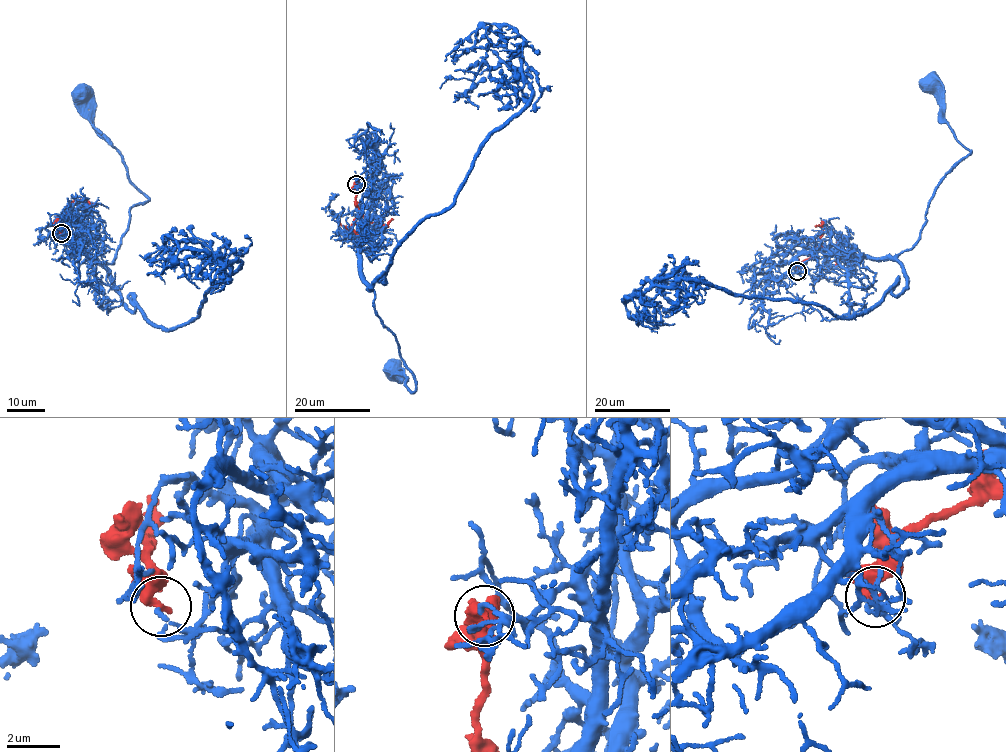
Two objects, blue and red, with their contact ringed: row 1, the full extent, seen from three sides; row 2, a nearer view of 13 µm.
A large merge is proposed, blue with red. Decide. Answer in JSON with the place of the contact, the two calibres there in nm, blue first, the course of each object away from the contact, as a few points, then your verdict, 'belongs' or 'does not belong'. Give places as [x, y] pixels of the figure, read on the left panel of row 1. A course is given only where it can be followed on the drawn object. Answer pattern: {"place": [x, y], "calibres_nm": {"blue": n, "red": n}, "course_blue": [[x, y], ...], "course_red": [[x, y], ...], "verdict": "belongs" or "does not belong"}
{"place": [61, 233], "calibres_nm": {"blue": 160, "red": 440}, "course_blue": [[61, 234], [75, 223], [83, 248], [114, 264], [132, 207], [149, 199], [78, 96]], "course_red": [[61, 233], [59, 224], [66, 206], [74, 201], [95, 204]], "verdict": "does not belong"}

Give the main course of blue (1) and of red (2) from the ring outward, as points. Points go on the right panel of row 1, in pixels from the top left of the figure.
1: (797, 272), (790, 265), (799, 256), (893, 257), (920, 236), (938, 184), (971, 151), (930, 87)
2: (797, 271), (799, 264), (819, 246), (823, 223), (816, 225)

